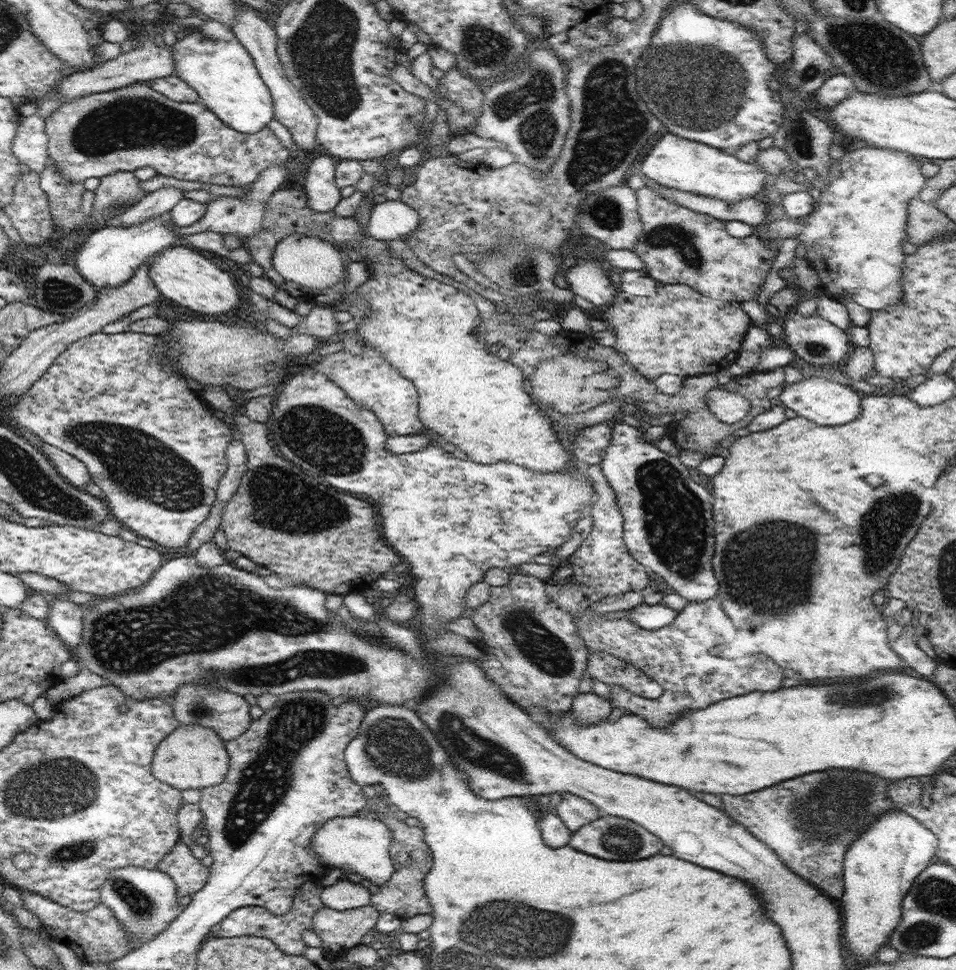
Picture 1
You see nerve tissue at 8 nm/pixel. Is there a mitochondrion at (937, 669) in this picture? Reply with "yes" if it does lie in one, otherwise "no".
no

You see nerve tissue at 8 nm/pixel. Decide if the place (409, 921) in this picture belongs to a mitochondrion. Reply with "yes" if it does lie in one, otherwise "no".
no

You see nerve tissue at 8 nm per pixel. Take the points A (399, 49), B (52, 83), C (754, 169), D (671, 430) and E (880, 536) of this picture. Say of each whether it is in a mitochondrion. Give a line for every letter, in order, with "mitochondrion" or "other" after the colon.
A: other
B: other
C: other
D: other
E: mitochondrion

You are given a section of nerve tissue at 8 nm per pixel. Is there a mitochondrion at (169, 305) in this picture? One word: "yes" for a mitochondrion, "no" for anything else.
no

